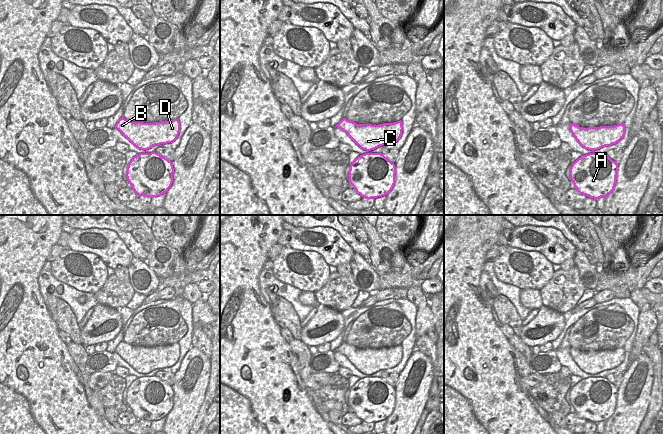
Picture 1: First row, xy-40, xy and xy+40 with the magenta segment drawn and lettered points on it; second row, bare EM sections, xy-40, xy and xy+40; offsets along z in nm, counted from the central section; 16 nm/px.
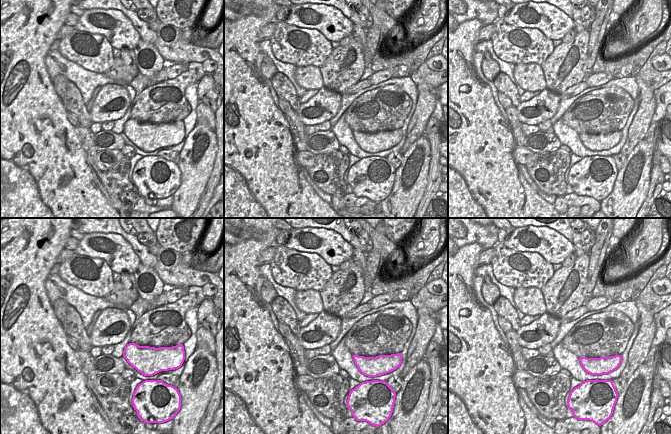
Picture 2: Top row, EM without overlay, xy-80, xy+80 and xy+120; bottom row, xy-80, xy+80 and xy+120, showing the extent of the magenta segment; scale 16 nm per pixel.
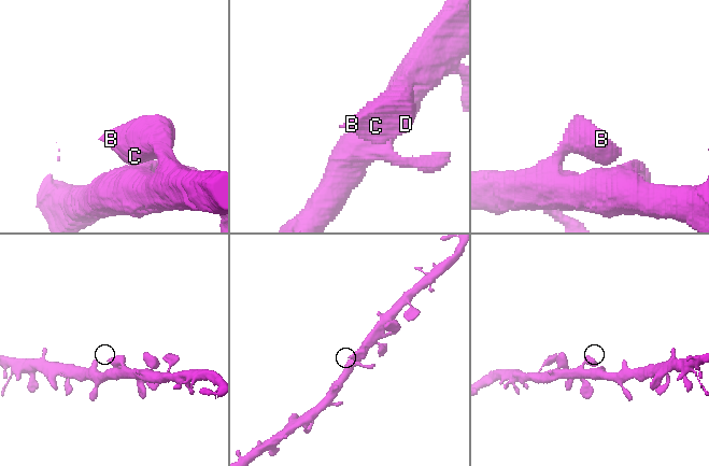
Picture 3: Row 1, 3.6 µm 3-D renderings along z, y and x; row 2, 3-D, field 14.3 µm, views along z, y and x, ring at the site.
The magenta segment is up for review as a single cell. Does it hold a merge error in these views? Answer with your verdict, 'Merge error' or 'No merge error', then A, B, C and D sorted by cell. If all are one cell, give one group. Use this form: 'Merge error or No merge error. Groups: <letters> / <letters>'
No merge error. Groups: A B C D

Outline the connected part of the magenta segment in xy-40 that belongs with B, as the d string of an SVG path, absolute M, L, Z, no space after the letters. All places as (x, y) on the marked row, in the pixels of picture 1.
M124 117L115 125L135 147L148 150L155 145L174 142L180 132L178 119L154 123L133 122Z

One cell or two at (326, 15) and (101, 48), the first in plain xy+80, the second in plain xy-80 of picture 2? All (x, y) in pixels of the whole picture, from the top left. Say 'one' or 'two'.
two

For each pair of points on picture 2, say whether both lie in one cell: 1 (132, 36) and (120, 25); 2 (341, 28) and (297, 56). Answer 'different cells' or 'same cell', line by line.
1: same cell
2: different cells

